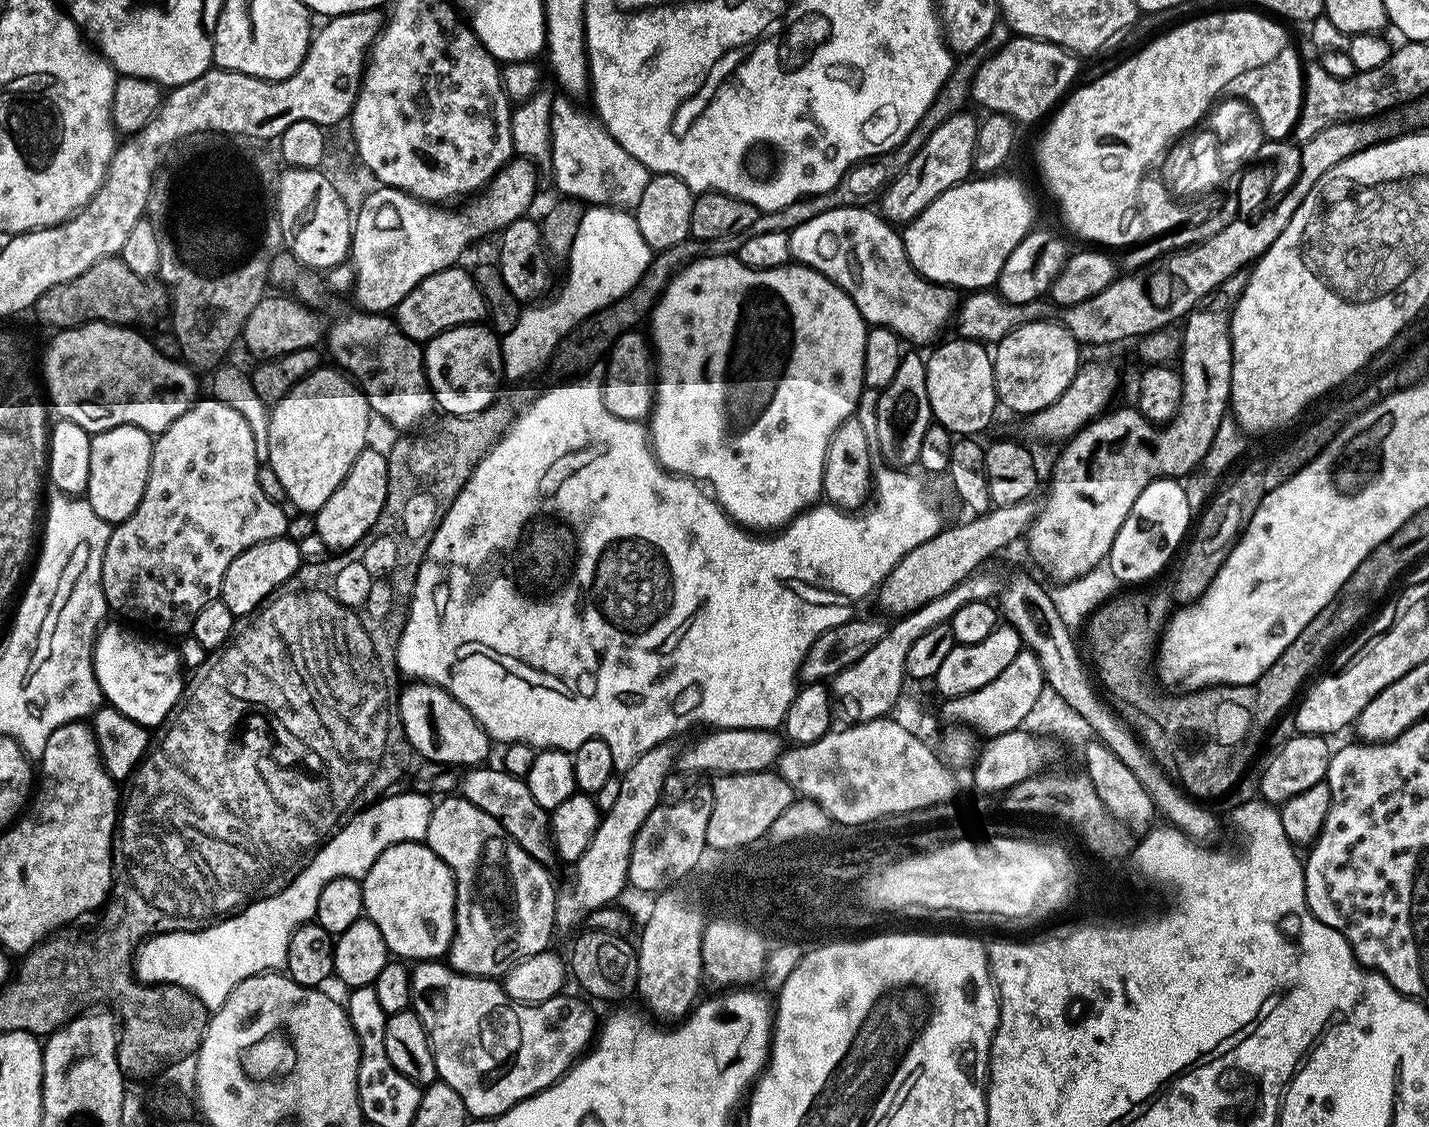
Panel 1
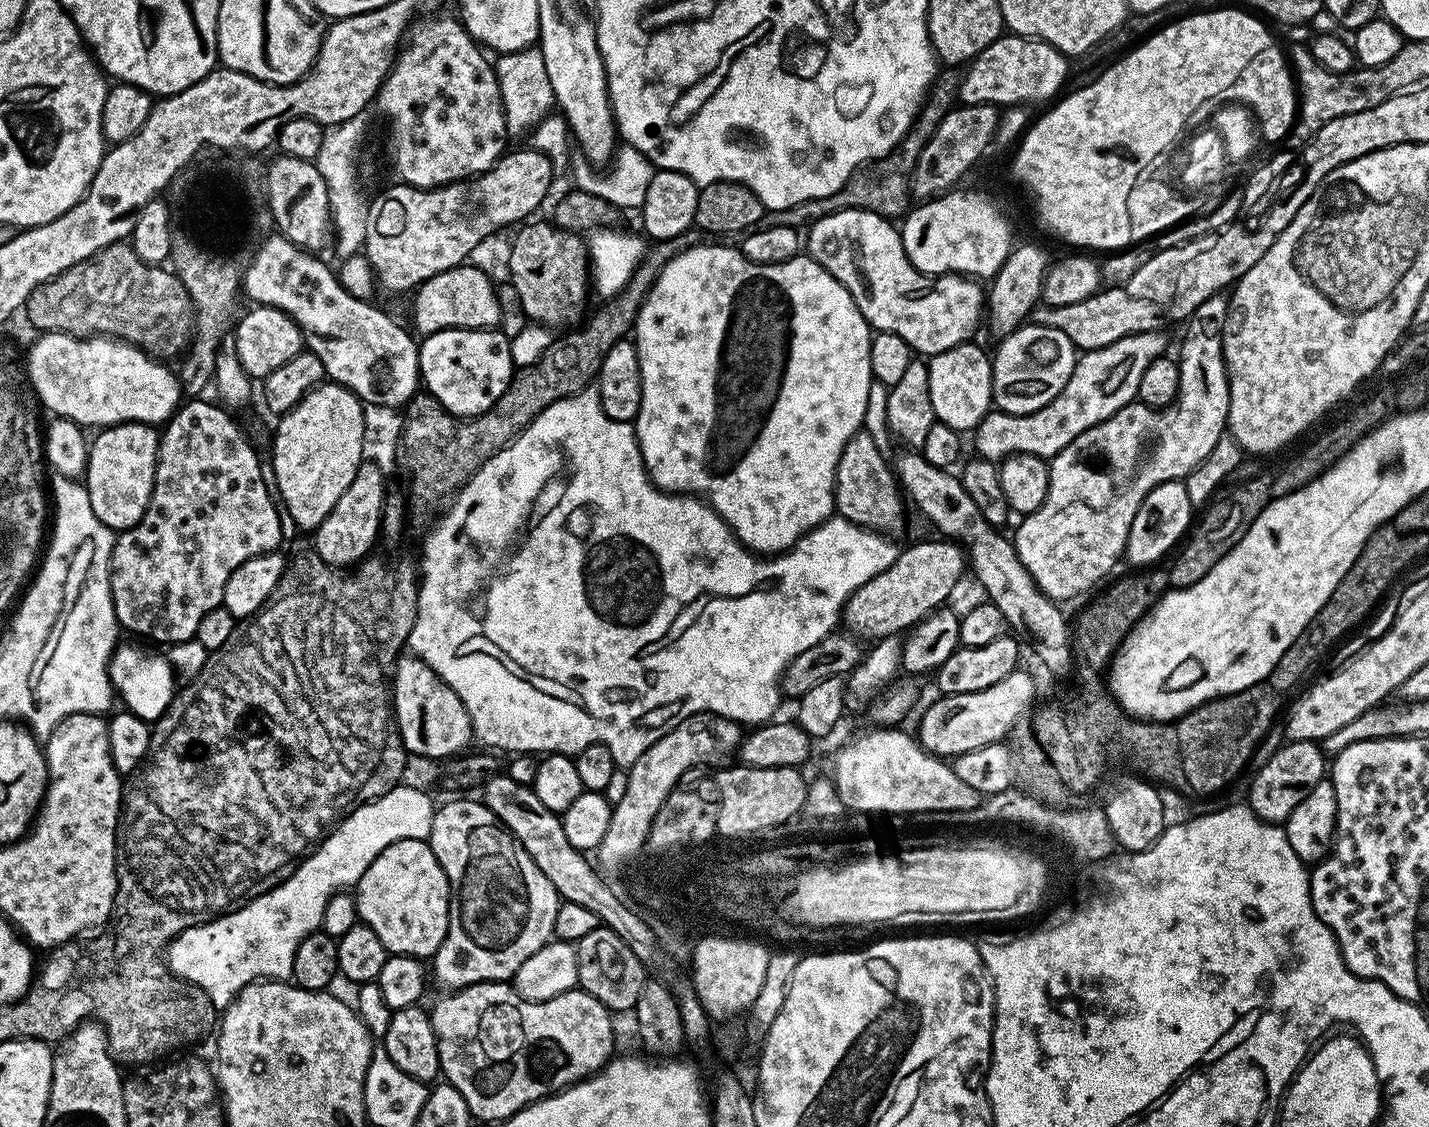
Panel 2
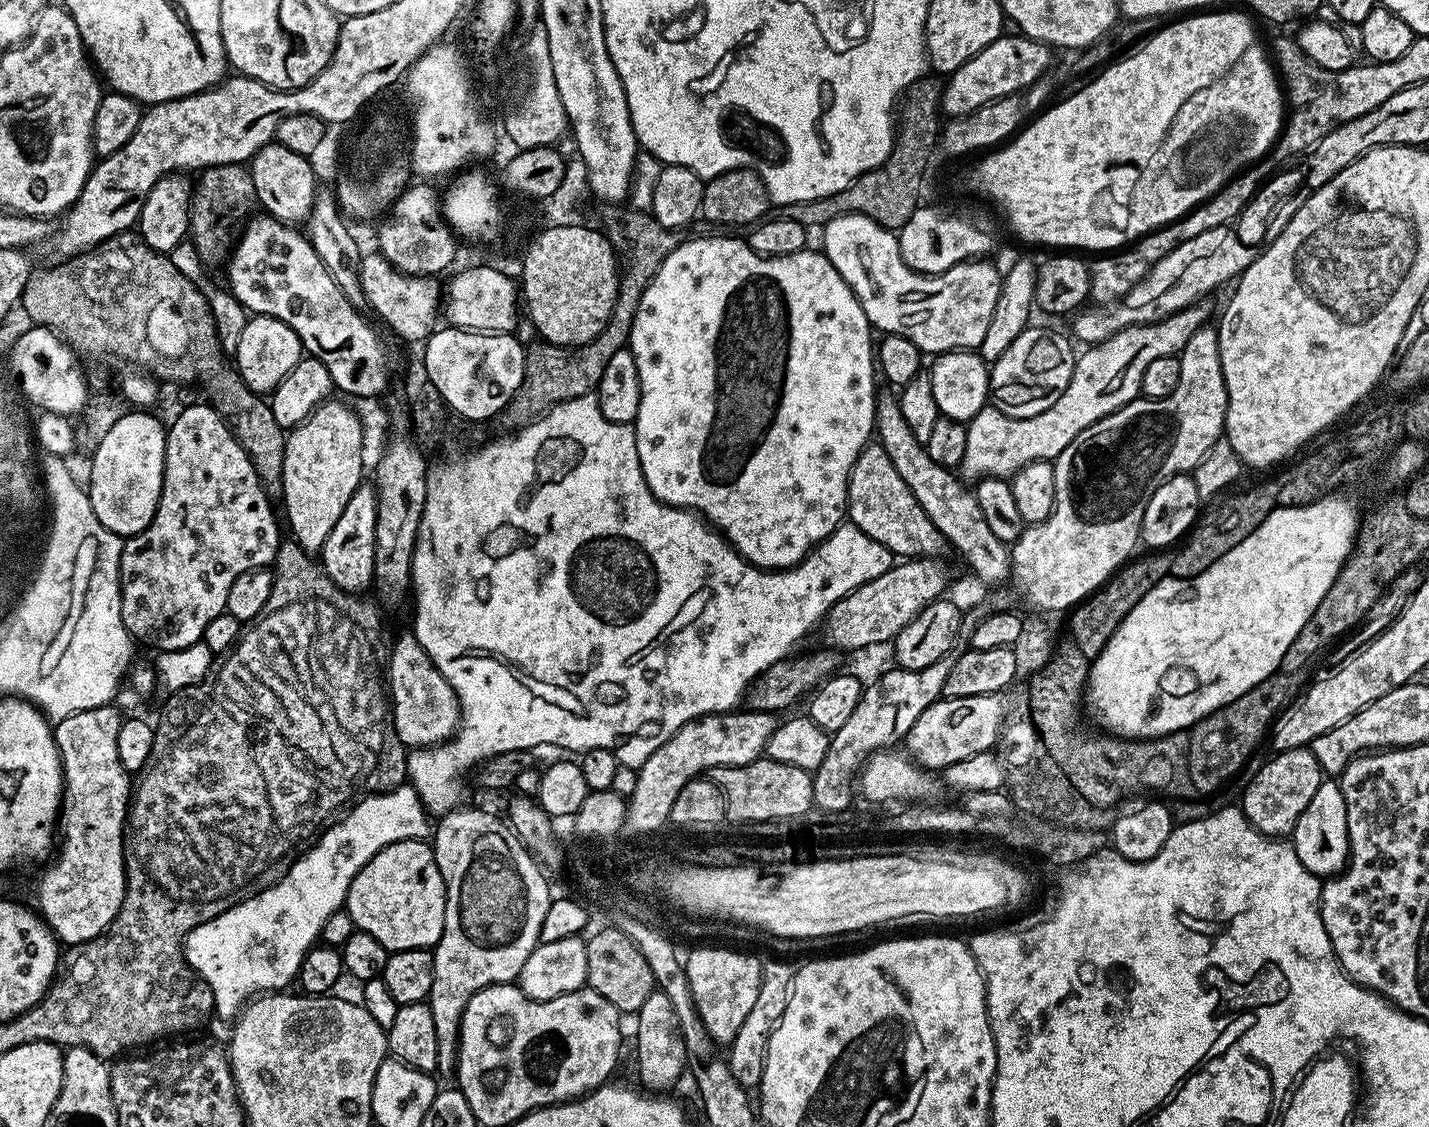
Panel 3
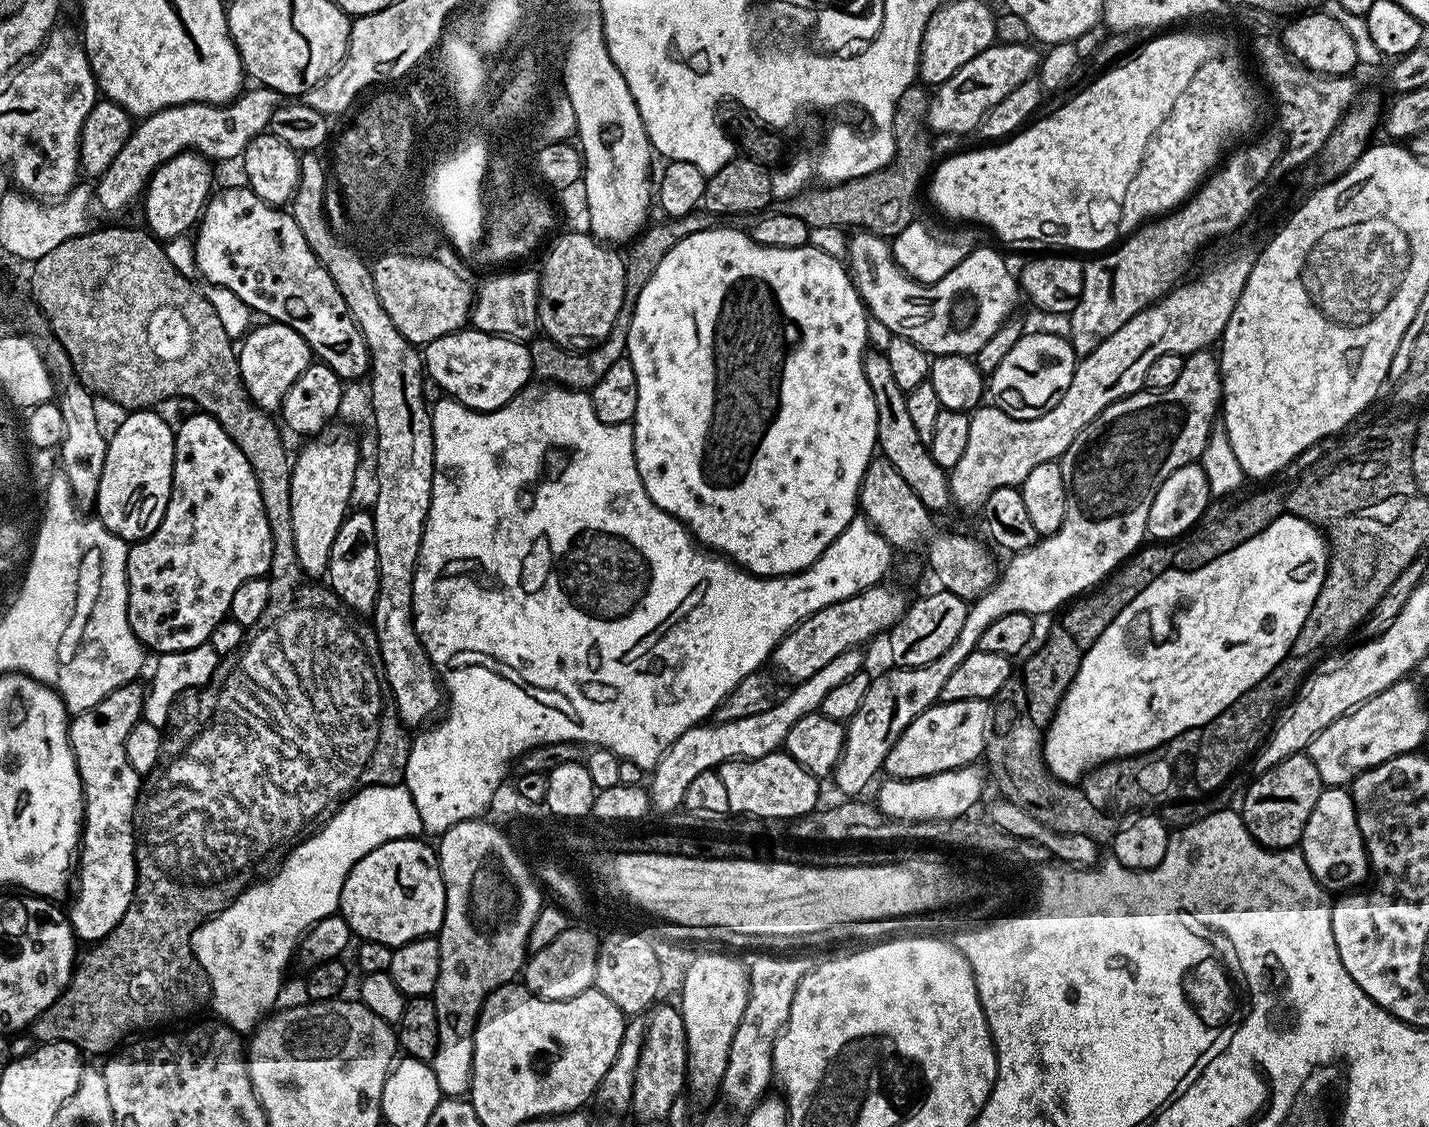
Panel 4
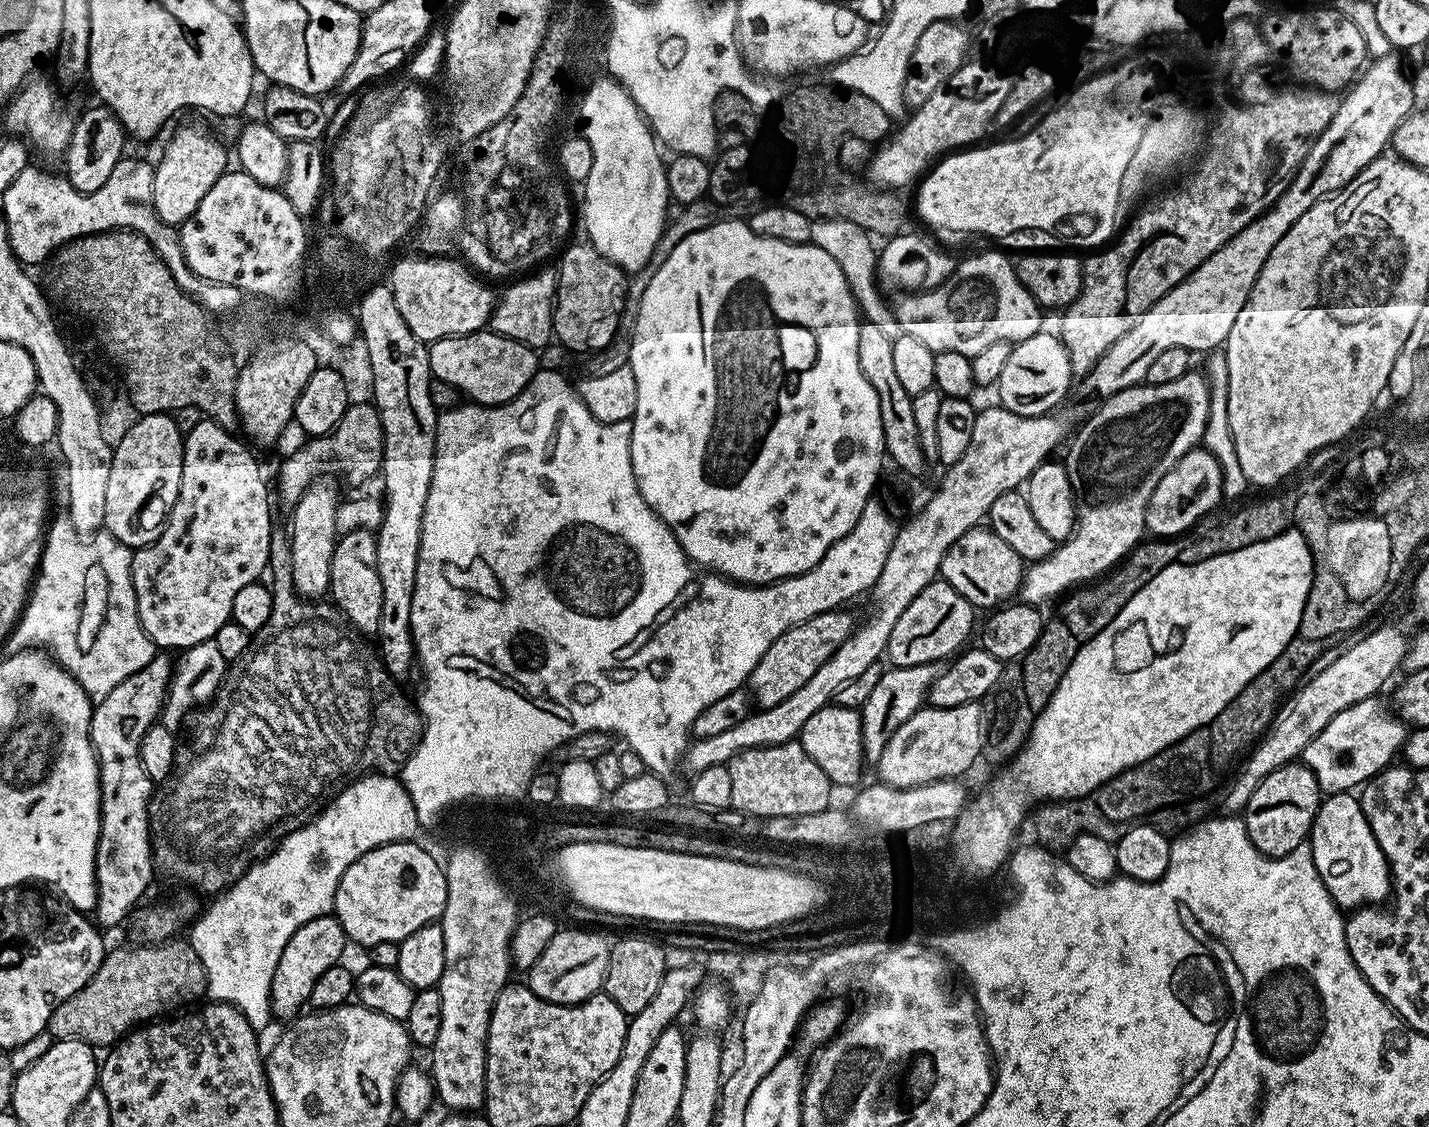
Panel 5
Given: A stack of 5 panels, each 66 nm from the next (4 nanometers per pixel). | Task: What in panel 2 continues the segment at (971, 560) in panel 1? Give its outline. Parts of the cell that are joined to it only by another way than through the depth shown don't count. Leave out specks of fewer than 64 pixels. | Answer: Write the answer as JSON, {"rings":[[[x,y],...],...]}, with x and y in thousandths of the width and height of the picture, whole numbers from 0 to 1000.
{"rings":[[[654,478],[644,479],[633,490],[628,489],[626,499],[620,502],[617,509],[612,509],[609,516],[600,520],[591,536],[590,556],[600,566],[612,570],[635,562],[656,539],[661,539],[675,508],[676,511],[676,490],[671,482]]]}

